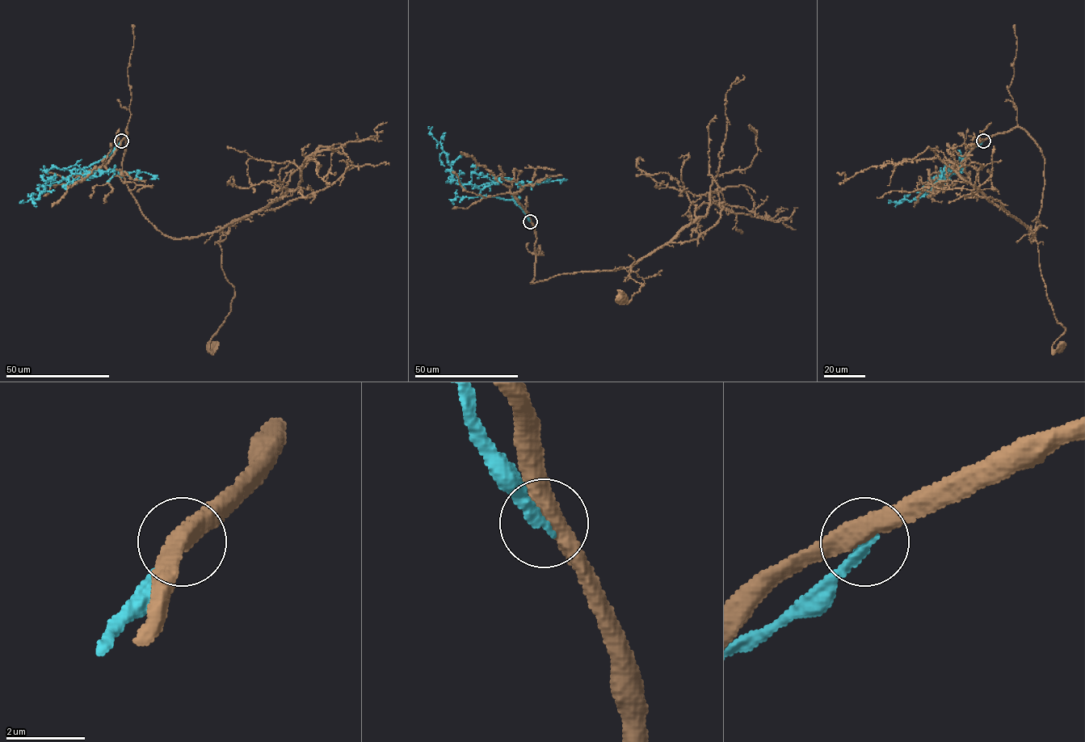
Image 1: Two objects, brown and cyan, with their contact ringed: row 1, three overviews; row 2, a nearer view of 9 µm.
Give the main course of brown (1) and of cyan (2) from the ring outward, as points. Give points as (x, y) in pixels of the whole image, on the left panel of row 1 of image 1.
1: (121, 141), (127, 128), (124, 178), (163, 233), (222, 229), (221, 267), (234, 297), (210, 346)
2: (121, 141), (104, 158), (73, 169), (72, 173), (82, 174), (114, 170), (145, 172), (155, 179), (151, 179)

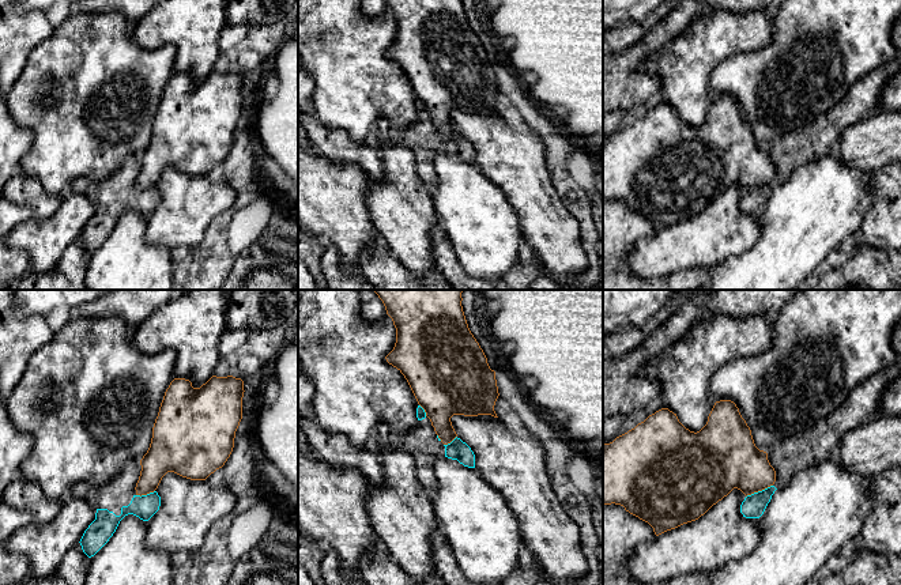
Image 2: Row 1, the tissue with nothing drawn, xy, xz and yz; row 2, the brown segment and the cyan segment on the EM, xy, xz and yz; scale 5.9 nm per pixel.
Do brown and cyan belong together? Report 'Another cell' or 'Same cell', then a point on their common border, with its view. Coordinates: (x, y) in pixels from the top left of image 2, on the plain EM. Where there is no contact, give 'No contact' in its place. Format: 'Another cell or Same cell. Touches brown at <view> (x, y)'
Another cell. Touches brown at yz (758, 185)

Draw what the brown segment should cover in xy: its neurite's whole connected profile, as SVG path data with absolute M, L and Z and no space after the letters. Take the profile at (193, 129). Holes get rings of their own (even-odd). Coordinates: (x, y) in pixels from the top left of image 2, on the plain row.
M212 71L200 83L174 73L165 87L152 122L136 190L154 188L167 167L206 176L222 163L234 143L242 114L244 76Z

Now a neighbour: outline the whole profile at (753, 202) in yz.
M901 52L889 64L862 76L844 99L810 124L769 144L768 155L776 166L773 181L747 190L740 200L746 214L759 214L774 186L798 167L819 159L834 150L841 132L872 114L886 83L901 71Z

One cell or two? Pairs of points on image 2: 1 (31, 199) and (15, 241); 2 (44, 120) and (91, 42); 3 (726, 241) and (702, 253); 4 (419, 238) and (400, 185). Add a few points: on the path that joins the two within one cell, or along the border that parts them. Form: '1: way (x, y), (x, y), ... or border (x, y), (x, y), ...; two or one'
1: border (61, 199), (60, 207), (52, 215), (34, 218); two
2: way (63, 101), (89, 75), (90, 61); one
3: way (720, 241), (715, 241), (708, 248); one
4: way (406, 225), (402, 199); one

